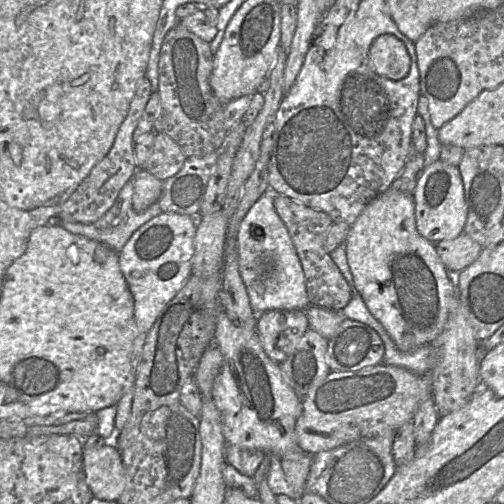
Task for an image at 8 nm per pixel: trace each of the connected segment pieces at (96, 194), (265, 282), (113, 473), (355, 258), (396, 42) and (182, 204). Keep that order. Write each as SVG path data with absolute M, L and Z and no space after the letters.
M147 76L138 83L130 102L127 115L116 133L113 145L106 156L98 162L78 188L62 205L57 221L68 223L92 224L98 221L114 204L120 190L131 180L138 169L134 155L133 133L150 98L151 84Z
M273 189L264 194L250 208L241 221L237 235L239 271L250 304L258 315L269 310L306 309L310 305L303 268L289 232L278 216Z
M113 441L101 447L83 449L83 471L92 494L101 500L117 501L126 484L123 460Z
M389 187L387 190L373 198L365 206L355 222L350 226L346 239L346 257L354 285L361 295L366 307L382 324L399 350L409 352L420 346L431 344L441 334L447 323L449 314L452 311L452 298L456 297L455 279L453 278L454 274L451 274L441 262L435 250L435 244L422 237L417 231L415 221L415 203L412 194L407 194Z
M392 34L377 37L369 49L373 70L388 79L401 80L410 70L411 59L404 43Z
M218 152L186 158L182 168L162 182L163 190L157 201L162 212L188 216L199 214L217 159Z

